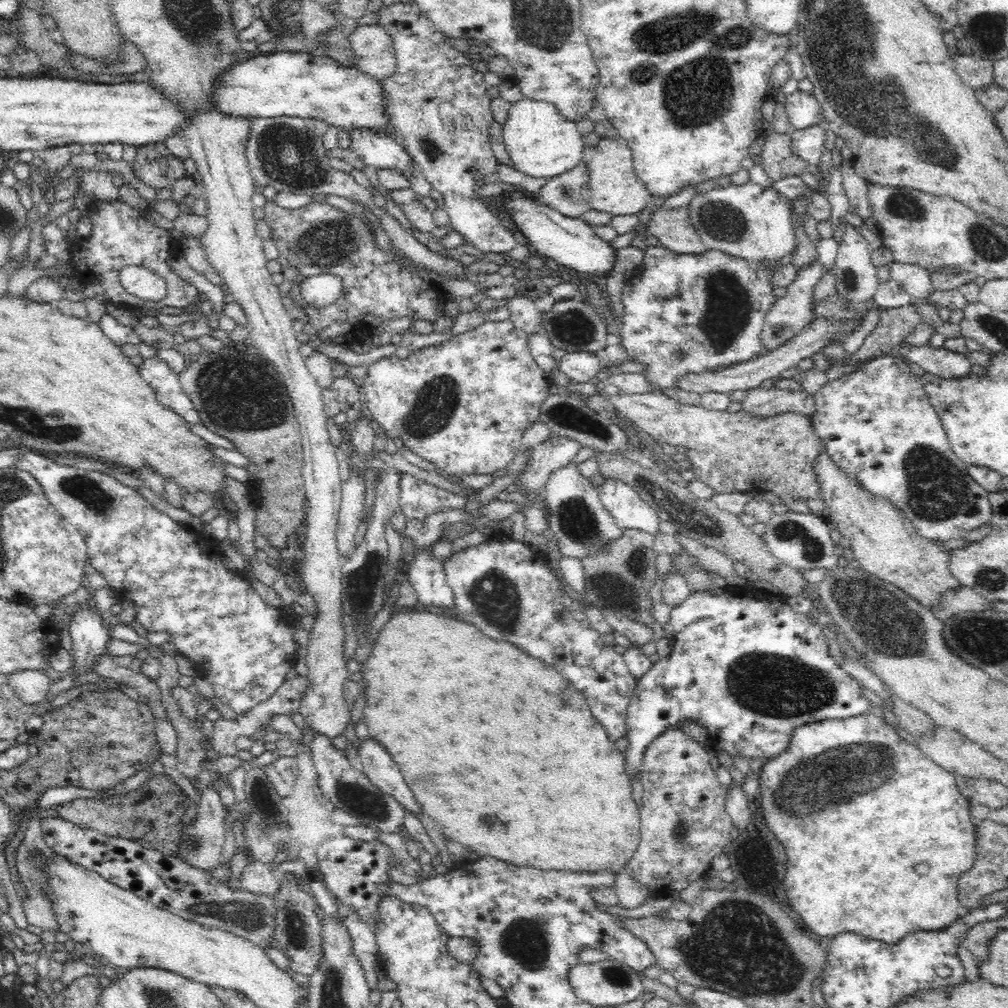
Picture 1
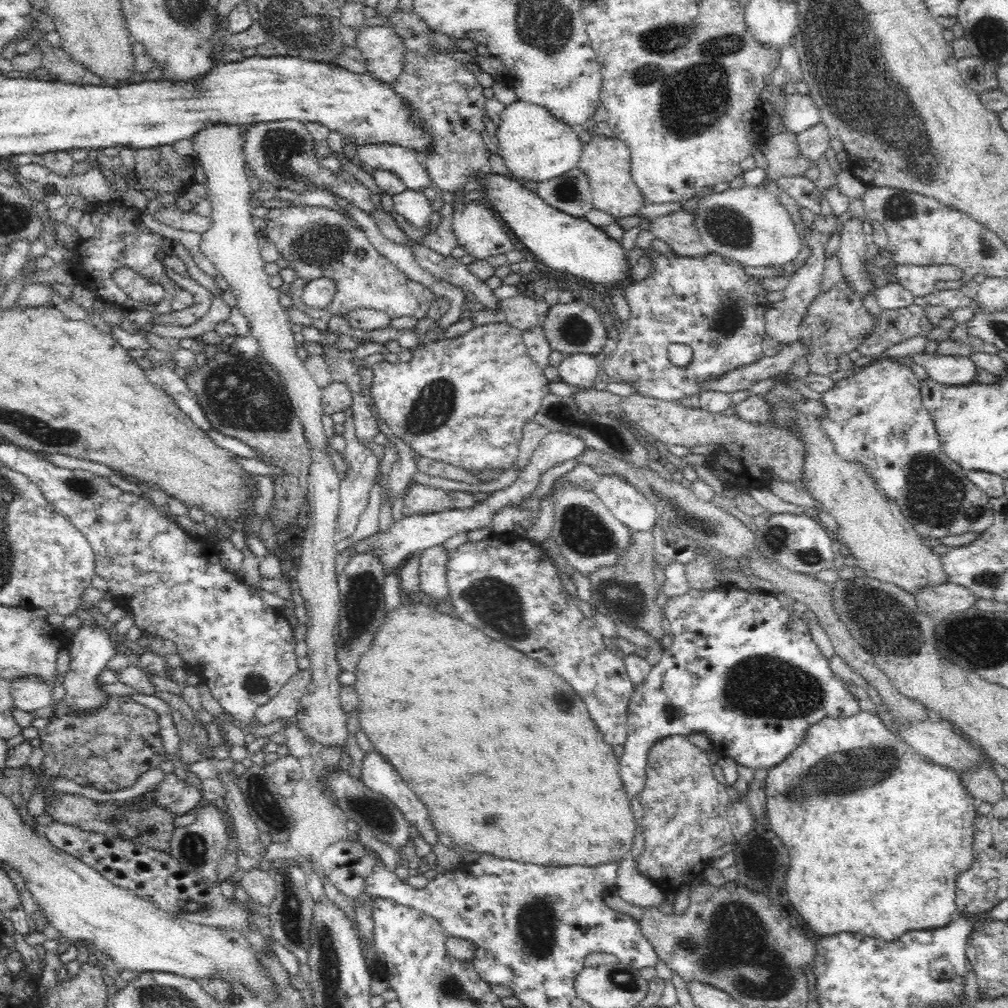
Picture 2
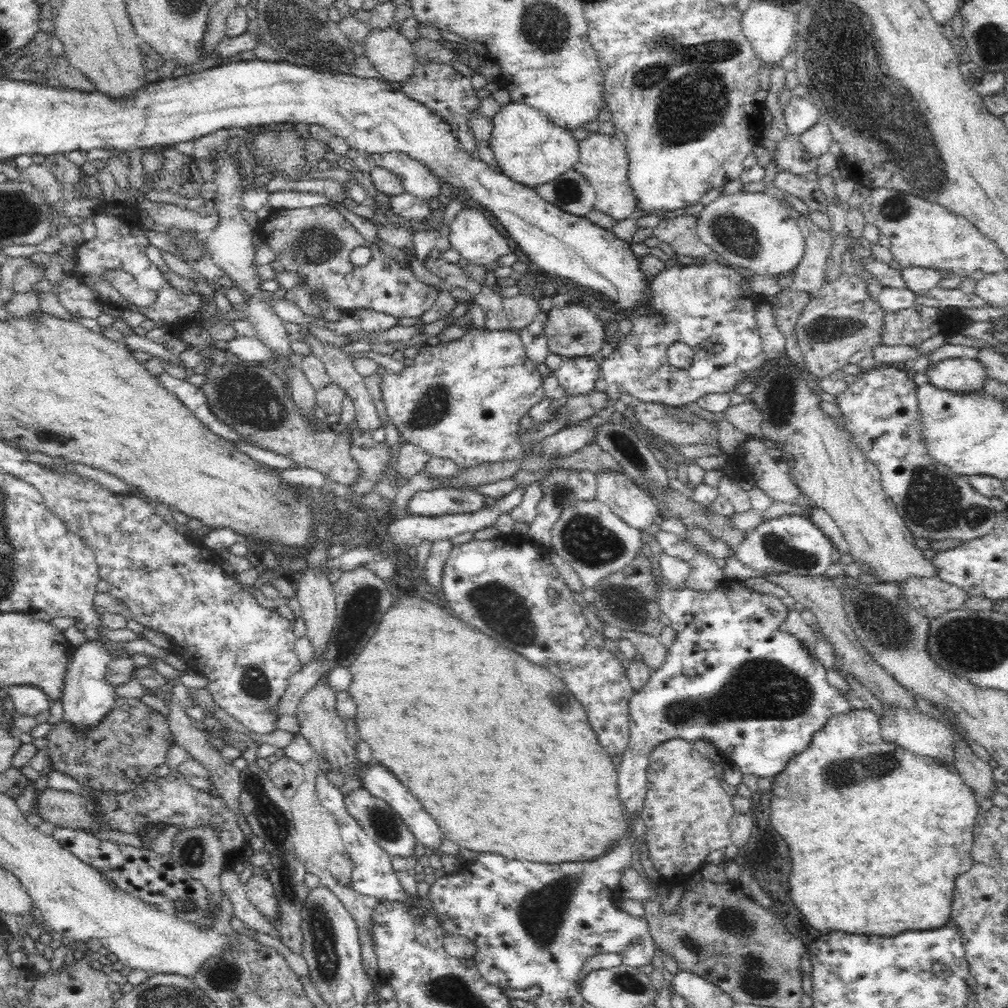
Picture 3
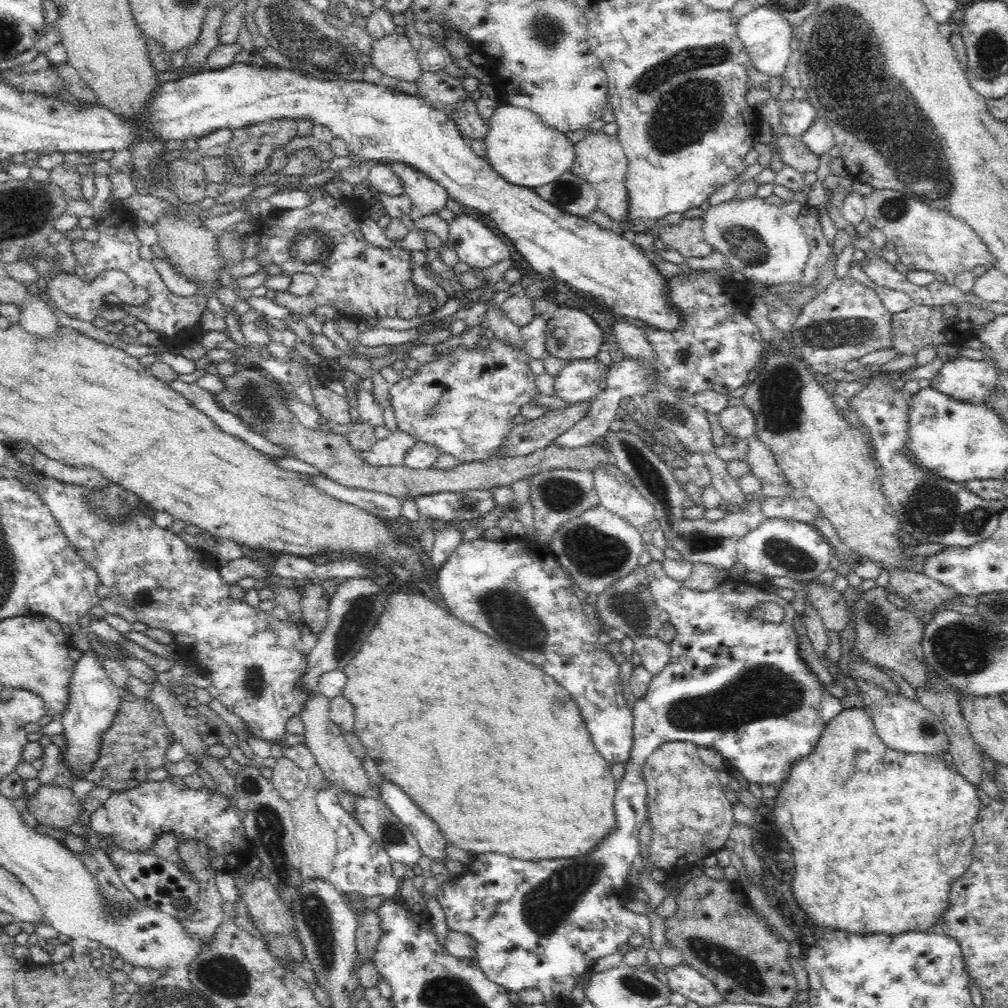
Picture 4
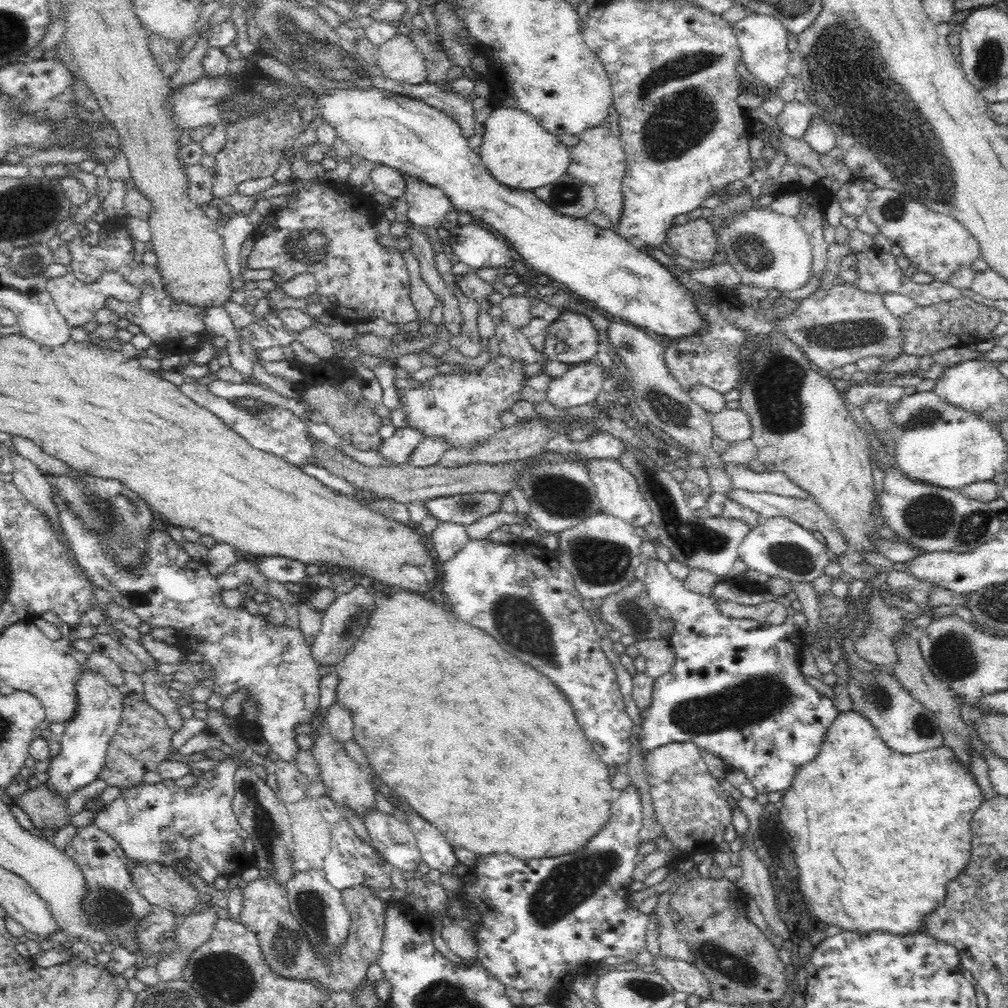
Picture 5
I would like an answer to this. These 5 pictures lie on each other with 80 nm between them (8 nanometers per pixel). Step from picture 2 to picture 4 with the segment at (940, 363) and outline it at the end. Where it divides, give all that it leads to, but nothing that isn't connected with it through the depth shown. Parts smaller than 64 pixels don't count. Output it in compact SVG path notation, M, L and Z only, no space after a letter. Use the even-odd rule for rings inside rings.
M960 356L946 360L930 386L952 399L971 404L987 404L991 390L1001 388L994 359L972 360Z

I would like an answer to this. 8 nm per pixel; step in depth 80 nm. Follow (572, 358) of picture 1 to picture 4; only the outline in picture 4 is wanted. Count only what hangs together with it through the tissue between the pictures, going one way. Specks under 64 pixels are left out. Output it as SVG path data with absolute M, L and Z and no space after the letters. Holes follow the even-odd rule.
M576 359L564 362L564 368L555 377L555 396L559 396L565 403L583 403L587 405L594 400L601 391L598 384L604 379L604 368L597 359Z

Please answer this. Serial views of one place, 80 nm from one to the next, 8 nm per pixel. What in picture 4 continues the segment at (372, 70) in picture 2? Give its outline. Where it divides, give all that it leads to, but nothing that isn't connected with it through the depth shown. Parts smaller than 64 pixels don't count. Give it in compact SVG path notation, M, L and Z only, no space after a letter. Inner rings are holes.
M396 33L372 39L369 54L373 64L382 74L390 76L393 81L414 82L423 71L418 63L418 56L407 35Z

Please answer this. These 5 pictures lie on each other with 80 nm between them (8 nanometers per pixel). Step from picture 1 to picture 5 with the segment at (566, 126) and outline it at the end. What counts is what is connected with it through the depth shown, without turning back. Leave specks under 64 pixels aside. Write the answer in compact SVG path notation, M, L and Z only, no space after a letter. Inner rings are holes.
M496 107L482 125L483 138L478 154L492 176L496 177L496 180L505 187L533 191L535 188L558 180L560 176L567 173L567 168L572 160L571 147L564 145L558 139L558 135L546 131L534 116L514 108Z

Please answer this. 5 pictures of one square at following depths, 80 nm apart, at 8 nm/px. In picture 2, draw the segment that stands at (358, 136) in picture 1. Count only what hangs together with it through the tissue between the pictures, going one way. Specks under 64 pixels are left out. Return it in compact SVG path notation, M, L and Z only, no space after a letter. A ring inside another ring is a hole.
M364 143L356 146L357 156L373 169L384 169L395 172L406 188L420 191L428 186L435 188L431 176L425 169L419 155L414 151L394 145L380 143Z

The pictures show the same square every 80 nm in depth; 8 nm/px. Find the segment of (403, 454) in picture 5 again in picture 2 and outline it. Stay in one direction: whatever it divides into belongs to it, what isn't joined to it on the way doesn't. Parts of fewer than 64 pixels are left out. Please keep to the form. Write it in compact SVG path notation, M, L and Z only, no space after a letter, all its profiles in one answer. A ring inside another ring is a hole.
M353 416L348 417L343 425L345 430L342 436L346 442L344 455L346 456L347 462L349 462L349 471L347 472L347 477L342 479L340 483L340 504L339 515L337 516L338 539L352 536L352 533L356 530L358 518L360 518L360 514L364 512L368 504L368 493L374 484L374 479L378 473L377 470L381 461L381 457L378 454L374 454L368 447L357 440Z

